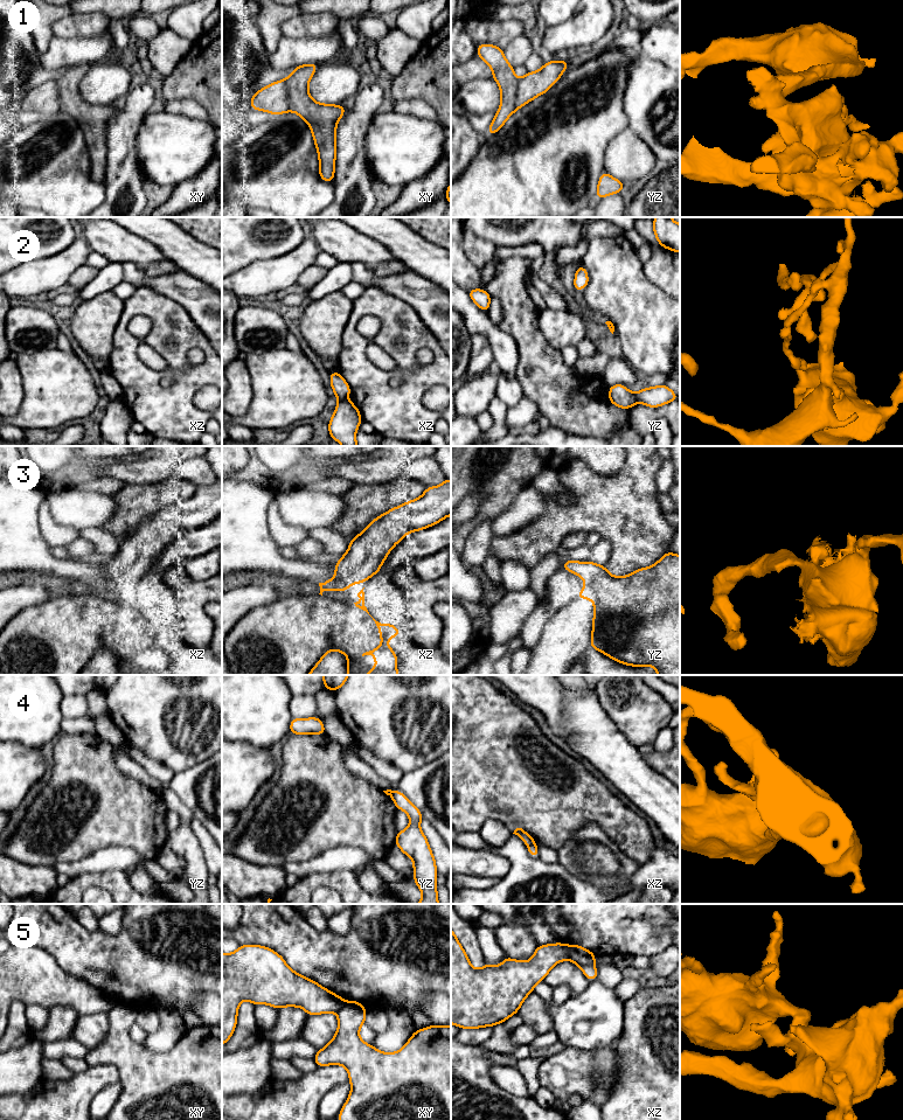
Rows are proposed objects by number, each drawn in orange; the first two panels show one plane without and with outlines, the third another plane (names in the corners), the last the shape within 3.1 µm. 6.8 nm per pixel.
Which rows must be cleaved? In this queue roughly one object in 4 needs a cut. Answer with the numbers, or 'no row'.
2, 4, 5

